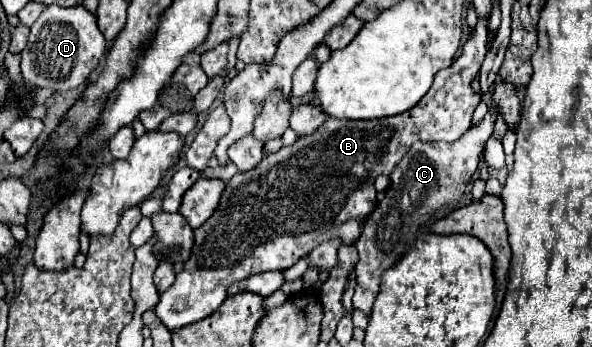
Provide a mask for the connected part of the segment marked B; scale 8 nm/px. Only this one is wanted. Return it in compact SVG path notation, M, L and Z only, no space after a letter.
M479 19L475 33L463 45L461 55L453 61L451 67L435 75L433 87L429 93L411 109L395 117L375 119L375 121L349 121L349 119L327 119L315 133L299 137L293 145L281 147L277 153L265 155L259 167L251 171L237 173L227 181L221 203L207 223L197 227L195 241L191 247L191 257L183 265L183 271L177 273L175 283L161 295L155 313L169 331L197 323L219 309L227 297L229 285L235 281L247 279L249 275L289 269L297 259L307 257L313 247L329 239L341 239L347 245L353 245L361 235L361 221L375 209L375 177L389 175L397 167L399 159L409 151L413 141L457 141L469 127L475 107L481 101L481 95L471 89L471 81L477 77L483 57L487 53L487 27L485 19Z

